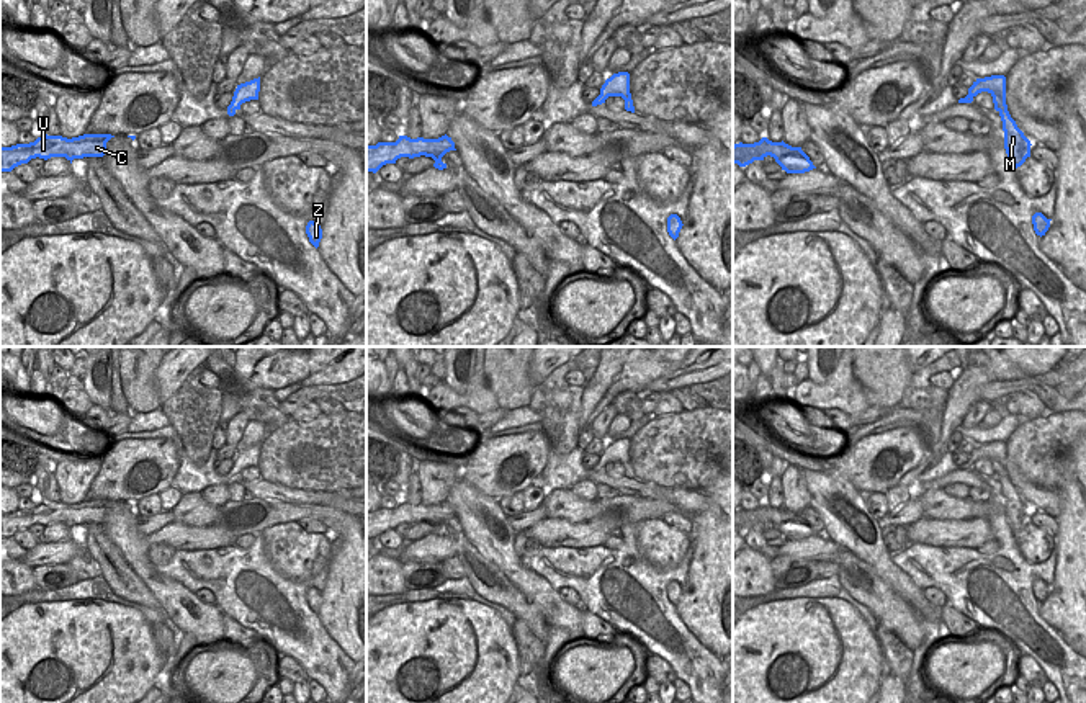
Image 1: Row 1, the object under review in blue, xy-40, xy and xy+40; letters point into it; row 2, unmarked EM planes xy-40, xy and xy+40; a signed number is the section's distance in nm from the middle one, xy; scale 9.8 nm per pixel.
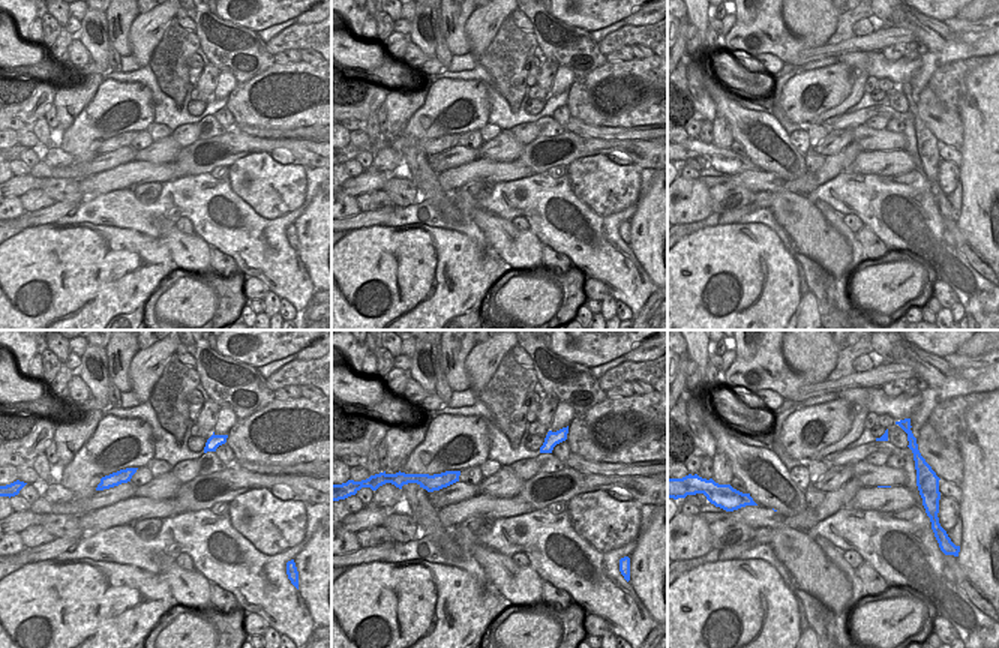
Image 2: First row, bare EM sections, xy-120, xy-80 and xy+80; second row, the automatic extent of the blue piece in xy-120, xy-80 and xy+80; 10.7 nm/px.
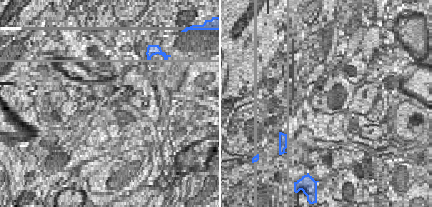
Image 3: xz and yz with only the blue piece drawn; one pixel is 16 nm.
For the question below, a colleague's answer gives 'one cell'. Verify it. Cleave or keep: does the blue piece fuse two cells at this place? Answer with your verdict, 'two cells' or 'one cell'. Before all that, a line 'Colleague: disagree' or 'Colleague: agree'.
Colleague: disagree
two cells

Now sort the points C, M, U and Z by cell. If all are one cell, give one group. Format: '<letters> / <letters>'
C U / M Z

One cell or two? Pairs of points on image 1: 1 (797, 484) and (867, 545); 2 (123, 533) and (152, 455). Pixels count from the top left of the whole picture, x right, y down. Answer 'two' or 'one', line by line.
1: two
2: two

